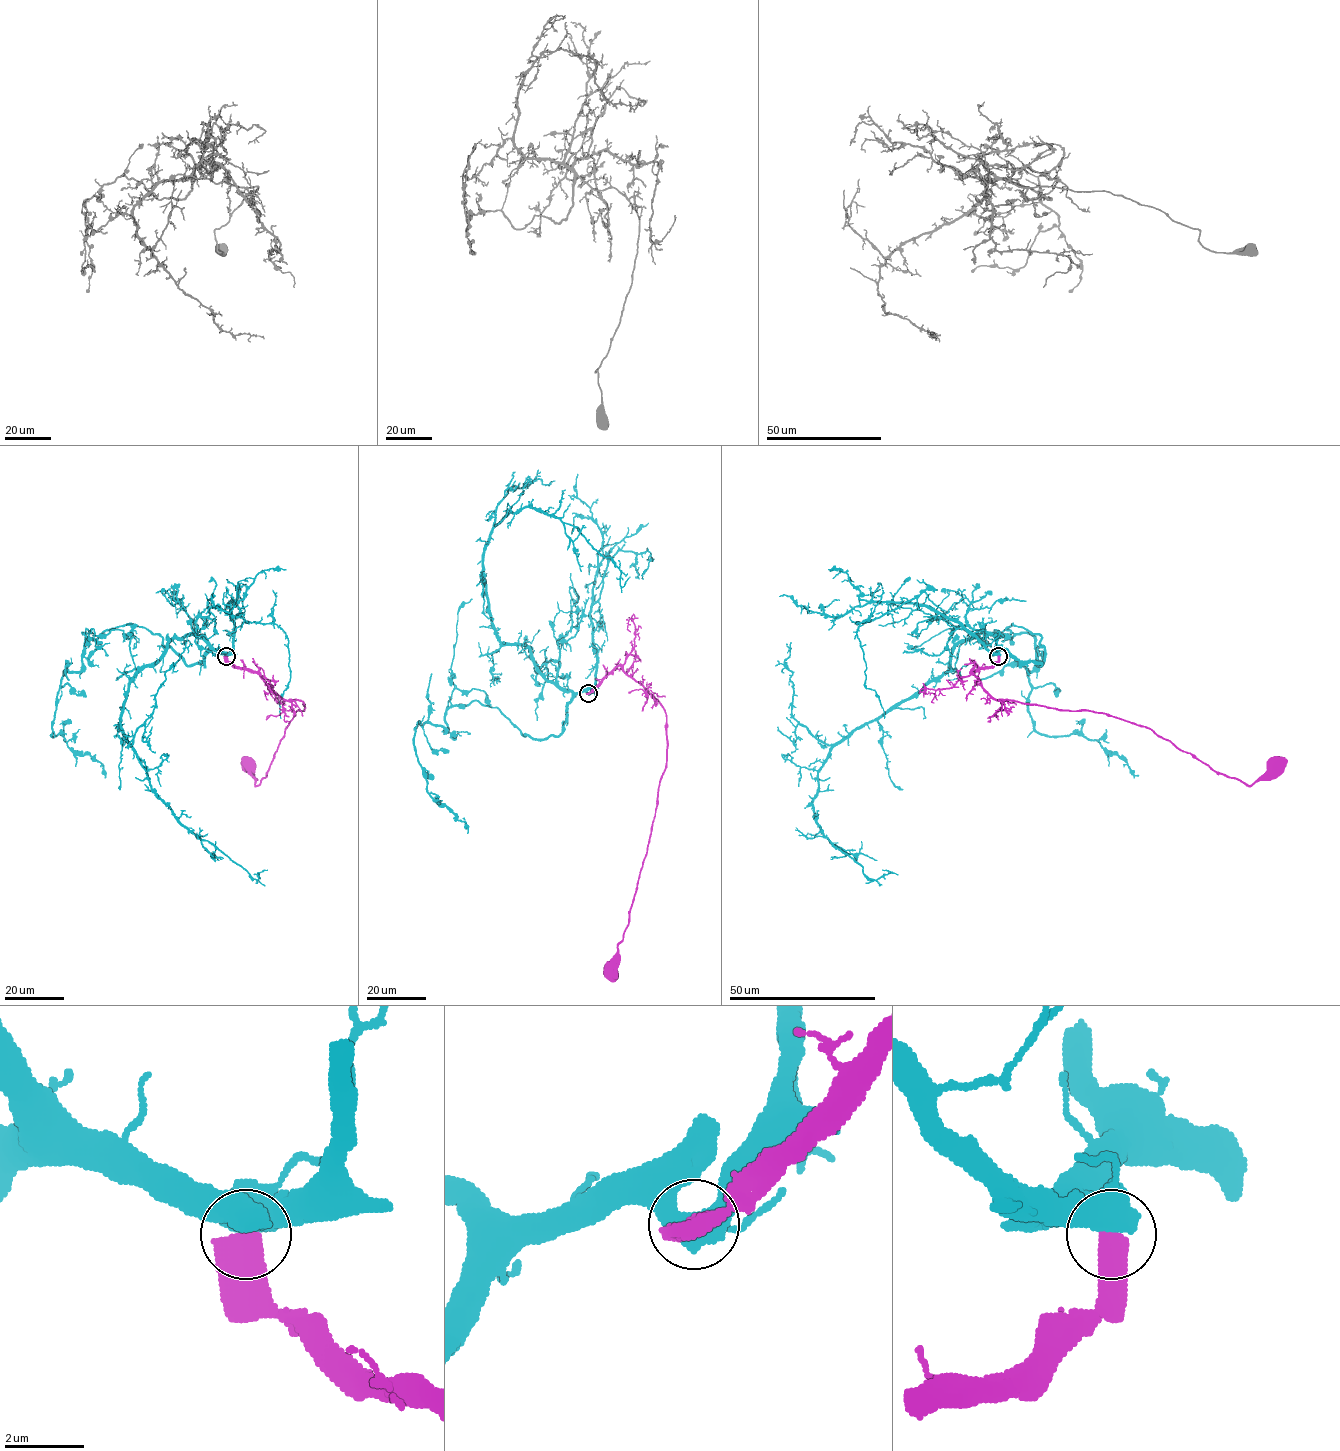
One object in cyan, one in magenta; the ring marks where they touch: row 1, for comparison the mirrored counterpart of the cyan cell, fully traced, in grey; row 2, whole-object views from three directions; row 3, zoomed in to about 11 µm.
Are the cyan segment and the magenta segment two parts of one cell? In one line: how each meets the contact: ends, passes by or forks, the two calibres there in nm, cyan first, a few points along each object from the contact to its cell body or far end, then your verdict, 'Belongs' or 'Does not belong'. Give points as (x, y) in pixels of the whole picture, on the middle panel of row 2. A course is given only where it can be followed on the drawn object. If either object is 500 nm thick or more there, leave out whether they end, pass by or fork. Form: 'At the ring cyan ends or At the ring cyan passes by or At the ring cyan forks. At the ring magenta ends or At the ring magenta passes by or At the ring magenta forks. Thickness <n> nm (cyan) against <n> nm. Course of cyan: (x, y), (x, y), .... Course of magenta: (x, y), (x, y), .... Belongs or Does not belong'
Thickness 600 nm (cyan) against 650 nm. Course of cyan: (589, 693), (499, 640), (484, 548), (510, 512), (541, 509), (610, 557), (622, 587), (630, 576). Course of magenta: (589, 693), (620, 666), (666, 716), (666, 765), (647, 852), (608, 972). Does not belong

